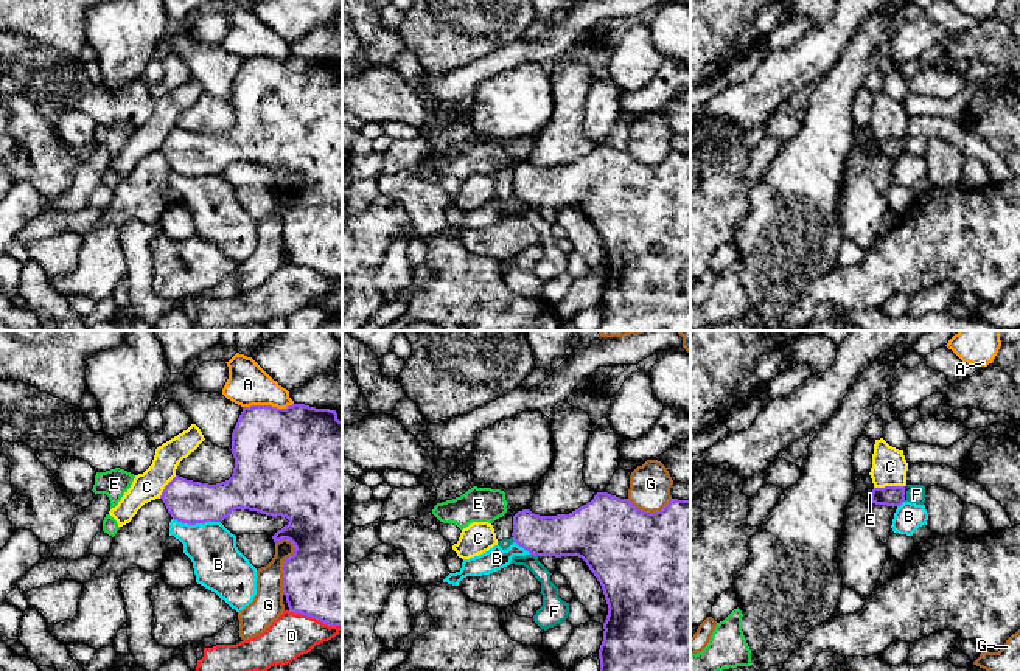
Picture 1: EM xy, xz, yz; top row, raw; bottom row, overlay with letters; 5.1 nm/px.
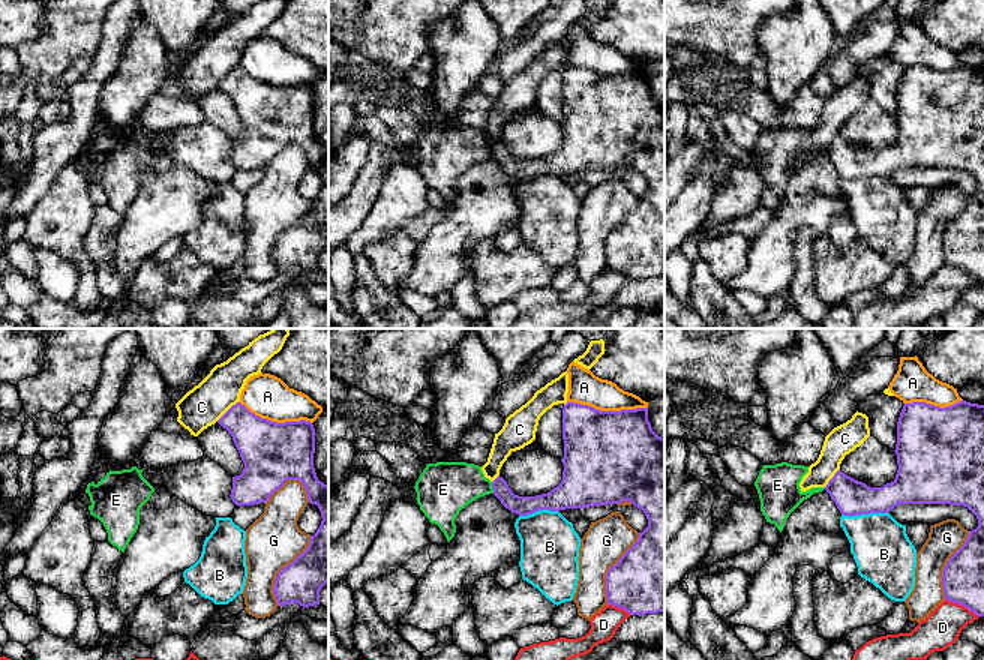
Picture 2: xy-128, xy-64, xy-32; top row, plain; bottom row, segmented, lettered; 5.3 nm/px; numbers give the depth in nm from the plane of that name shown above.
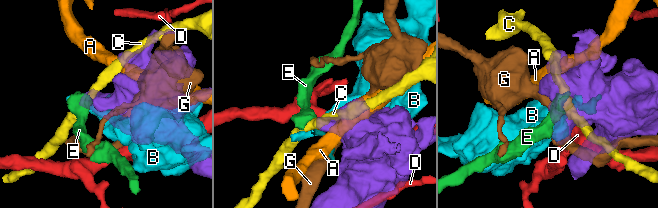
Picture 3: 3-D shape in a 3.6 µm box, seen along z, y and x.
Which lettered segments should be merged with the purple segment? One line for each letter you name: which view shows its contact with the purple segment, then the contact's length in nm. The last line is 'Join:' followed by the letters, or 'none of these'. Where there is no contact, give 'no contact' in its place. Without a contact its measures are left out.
Join: none of these

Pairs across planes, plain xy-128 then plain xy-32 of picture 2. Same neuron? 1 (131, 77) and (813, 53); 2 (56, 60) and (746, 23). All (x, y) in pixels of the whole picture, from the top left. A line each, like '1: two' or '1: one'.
1: one
2: one

